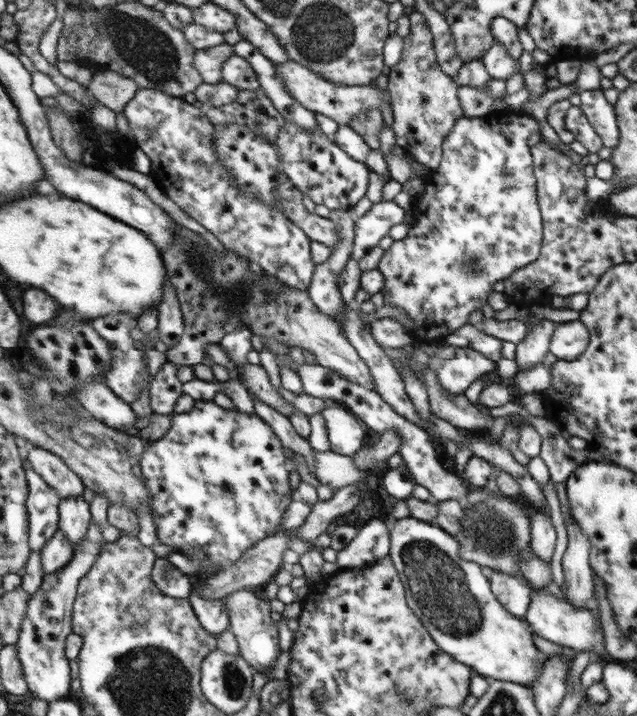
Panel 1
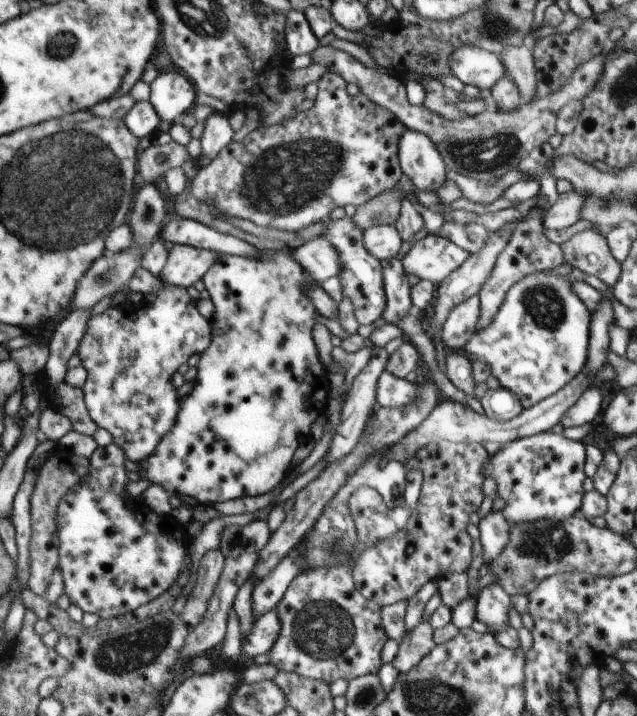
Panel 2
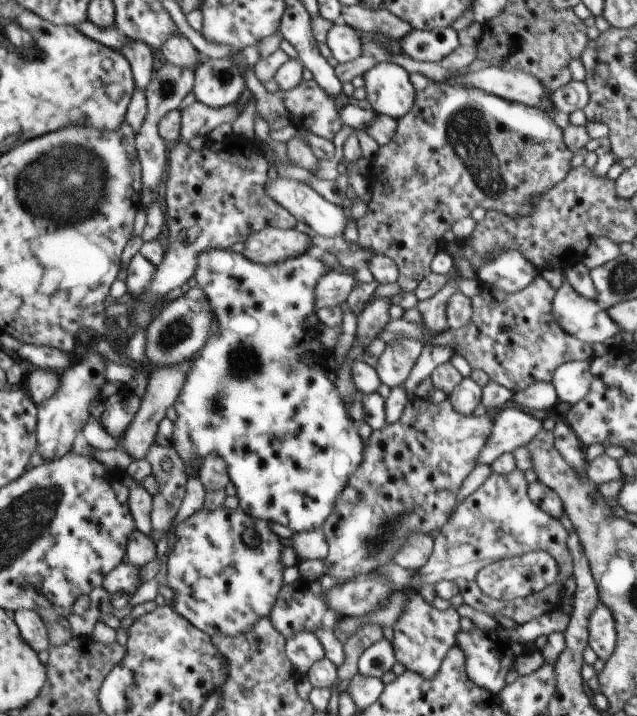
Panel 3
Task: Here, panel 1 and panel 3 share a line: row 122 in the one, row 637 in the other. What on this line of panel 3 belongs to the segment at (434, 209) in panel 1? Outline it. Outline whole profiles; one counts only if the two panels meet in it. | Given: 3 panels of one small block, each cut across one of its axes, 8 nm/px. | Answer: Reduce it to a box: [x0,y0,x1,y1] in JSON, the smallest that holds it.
[456,608,570,694]

